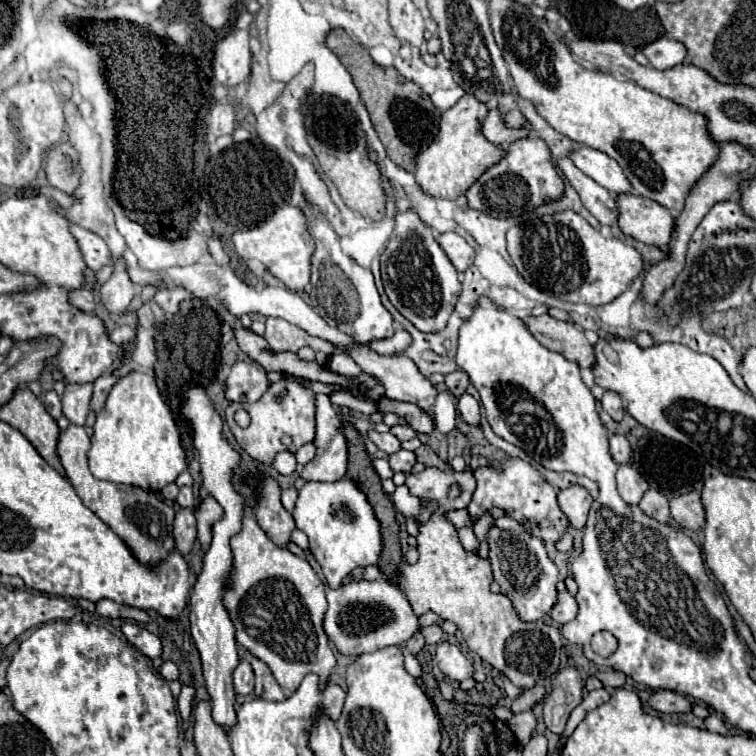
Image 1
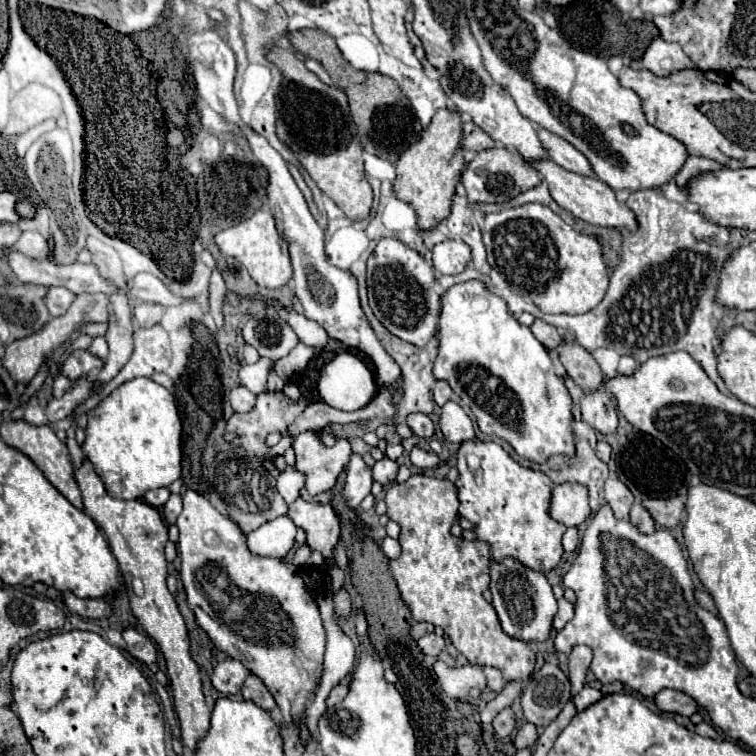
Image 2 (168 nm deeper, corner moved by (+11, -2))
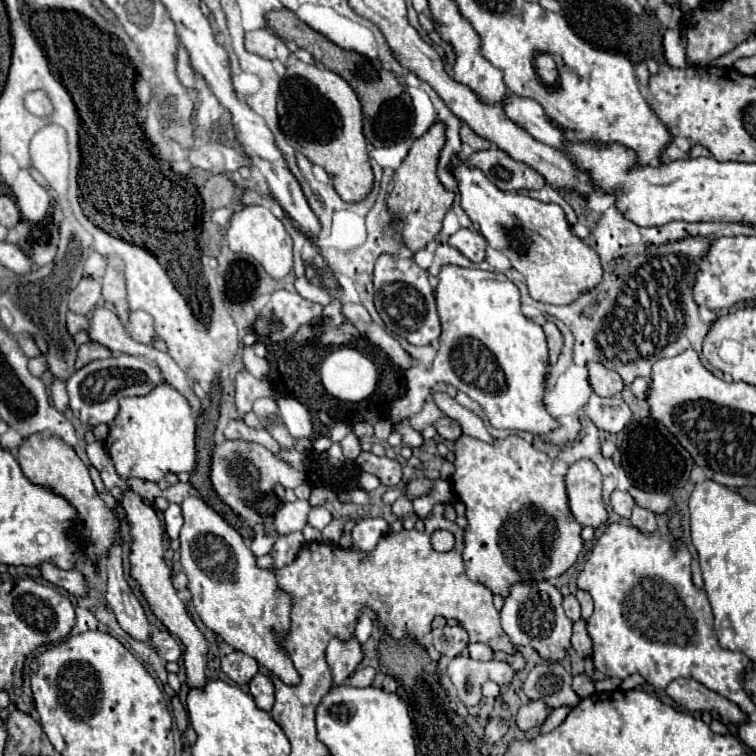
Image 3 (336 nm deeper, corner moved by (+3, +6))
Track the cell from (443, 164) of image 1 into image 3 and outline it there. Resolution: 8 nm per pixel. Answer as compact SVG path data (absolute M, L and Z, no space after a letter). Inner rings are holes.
M437 122L421 138L413 142L407 158L395 170L395 176L393 176L393 192L387 198L387 212L395 220L405 222L405 228L399 234L411 252L425 248L437 236L437 232L441 230L443 216L451 208L453 198L455 198L453 192L447 192L443 188L443 184L439 182L435 174L437 158L439 158L443 144L445 144L445 126Z

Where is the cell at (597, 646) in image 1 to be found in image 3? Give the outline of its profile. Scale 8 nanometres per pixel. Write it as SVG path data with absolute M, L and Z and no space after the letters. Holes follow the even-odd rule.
M577 620L573 624L573 638L571 638L571 642L573 642L573 648L577 650L579 656L585 658L585 656L591 654L593 644L591 644L591 638L589 638L589 634L585 630L585 620Z

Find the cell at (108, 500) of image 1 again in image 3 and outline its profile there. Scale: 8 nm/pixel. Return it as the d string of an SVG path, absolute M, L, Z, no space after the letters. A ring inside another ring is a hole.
M127 492L121 500L123 508L127 510L127 520L129 520L129 532L131 532L131 574L133 578L139 582L143 596L147 598L149 606L153 608L155 616L165 624L165 628L183 642L185 646L185 654L183 654L183 662L185 662L185 672L187 672L187 684L201 688L205 684L205 664L207 664L207 642L201 634L201 630L195 626L195 622L191 620L191 616L185 610L185 604L179 600L177 590L171 584L171 570L167 568L165 560L163 560L163 524L159 514L153 510L153 506L145 504L145 500L141 500L139 494L135 492Z

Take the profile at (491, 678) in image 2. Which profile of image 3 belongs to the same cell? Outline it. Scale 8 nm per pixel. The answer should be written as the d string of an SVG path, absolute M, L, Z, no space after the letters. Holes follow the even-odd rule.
M475 642L475 644L469 644L467 646L469 650L469 656L475 658L475 660L493 660L493 650L489 646L485 646L483 642Z

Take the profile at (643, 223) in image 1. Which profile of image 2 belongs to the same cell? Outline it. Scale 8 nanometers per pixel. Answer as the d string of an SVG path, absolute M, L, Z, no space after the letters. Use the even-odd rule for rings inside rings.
M551 160L531 162L531 166L537 168L541 172L541 176L545 176L555 202L561 208L565 208L567 212L571 212L575 218L581 218L581 220L595 224L595 226L601 226L601 228L637 230L637 218L633 218L633 210L629 210L629 206L625 206L625 202L619 202L615 198L615 190L611 186L607 186L605 182L591 178L591 176L579 176L579 174L567 172Z

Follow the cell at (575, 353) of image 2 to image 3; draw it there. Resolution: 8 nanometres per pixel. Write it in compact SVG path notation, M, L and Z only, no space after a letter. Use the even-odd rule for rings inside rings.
M589 364L589 382L591 388L599 394L599 396L613 396L619 394L623 390L623 380L617 372L605 368L603 364Z

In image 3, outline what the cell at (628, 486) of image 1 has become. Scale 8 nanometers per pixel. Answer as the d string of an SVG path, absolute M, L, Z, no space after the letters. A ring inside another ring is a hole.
M615 490L615 492L611 494L611 506L613 506L613 510L615 510L621 518L629 518L635 502L633 502L633 498L631 498L627 492Z

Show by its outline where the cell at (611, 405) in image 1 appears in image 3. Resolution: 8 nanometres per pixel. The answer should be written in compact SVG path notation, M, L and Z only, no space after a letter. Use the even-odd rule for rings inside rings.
M591 394L589 402L585 404L585 414L593 420L593 424L599 430L613 432L613 434L621 432L631 420L631 410L623 402L621 394L611 398L601 398L597 394Z

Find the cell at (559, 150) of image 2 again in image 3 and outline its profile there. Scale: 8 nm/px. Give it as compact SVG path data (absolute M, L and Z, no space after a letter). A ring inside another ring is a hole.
M507 92L507 96L501 102L505 114L517 124L521 126L525 132L529 132L535 140L551 146L551 148L561 148L565 146L567 138L563 136L563 132L555 126L551 126L549 118L545 116L543 108L525 96L517 96L513 92Z

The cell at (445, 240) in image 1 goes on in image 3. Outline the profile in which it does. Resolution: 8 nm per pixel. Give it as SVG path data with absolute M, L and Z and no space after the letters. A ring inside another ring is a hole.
M461 228L457 230L451 238L449 244L453 248L457 248L461 254L465 254L471 262L479 264L485 260L485 250L487 250L487 242L479 232L473 232L469 228Z

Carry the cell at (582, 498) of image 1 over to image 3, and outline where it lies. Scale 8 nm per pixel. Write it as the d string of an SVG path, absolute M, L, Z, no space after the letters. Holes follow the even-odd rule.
M579 460L569 466L565 476L569 506L581 526L599 528L609 522L609 514L601 500L601 472L589 460Z

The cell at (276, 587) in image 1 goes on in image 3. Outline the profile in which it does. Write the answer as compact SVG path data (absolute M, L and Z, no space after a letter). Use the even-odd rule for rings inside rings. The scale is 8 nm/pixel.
M187 496L181 502L181 514L181 566L189 578L187 588L193 594L193 606L205 626L235 650L255 658L263 670L273 672L285 684L299 684L297 670L279 646L281 636L289 630L291 608L289 596L275 582L273 568L257 568L255 556L241 534L199 496Z

